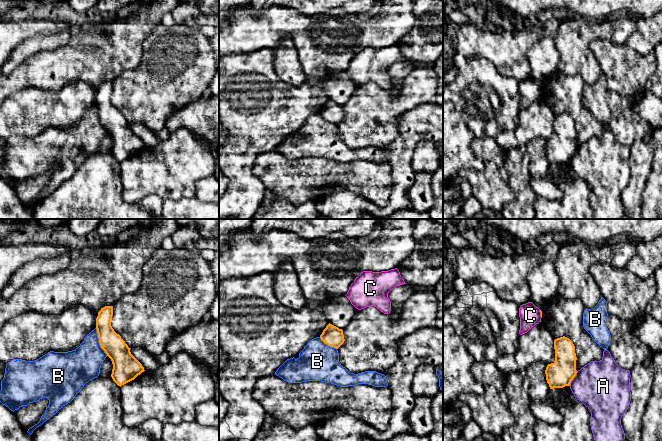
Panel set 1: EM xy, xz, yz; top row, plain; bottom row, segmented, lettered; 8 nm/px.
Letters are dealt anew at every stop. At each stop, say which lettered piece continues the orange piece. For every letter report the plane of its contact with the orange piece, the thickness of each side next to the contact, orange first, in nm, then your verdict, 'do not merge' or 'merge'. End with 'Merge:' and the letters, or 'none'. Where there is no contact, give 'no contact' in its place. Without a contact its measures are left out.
A: yz | 220/420 nm | do not merge
B: xy | 180/280 nm | do not merge
C: yz | 20/170 nm | do not merge
Merge: none

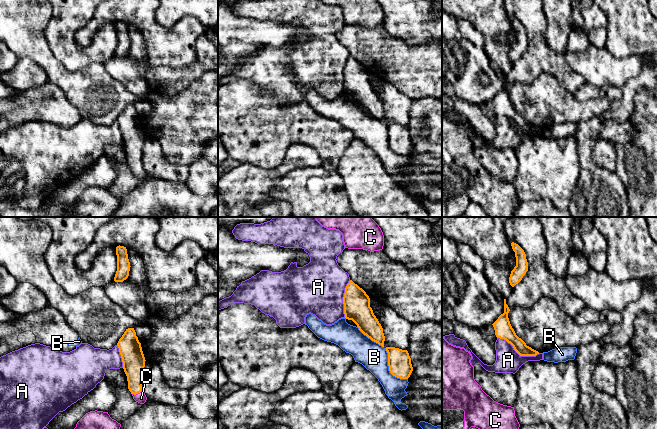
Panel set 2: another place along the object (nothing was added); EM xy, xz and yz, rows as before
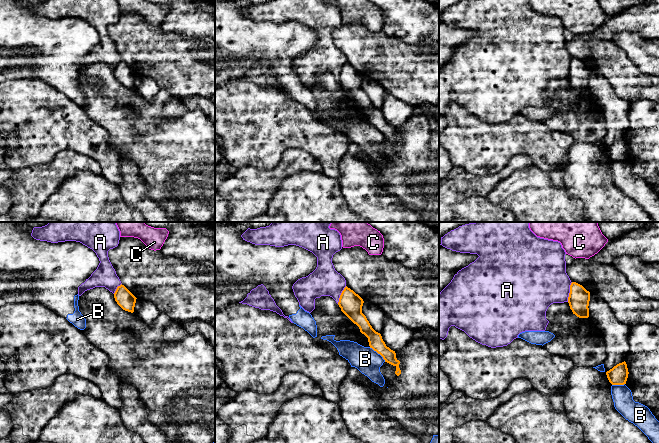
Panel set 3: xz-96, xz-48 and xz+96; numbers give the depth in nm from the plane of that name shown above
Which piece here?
A: yz | 140/190 nm | do not merge
B: xz | 190/220 nm | do not merge
C: xy | 180/90 nm | merge
Merge: C

